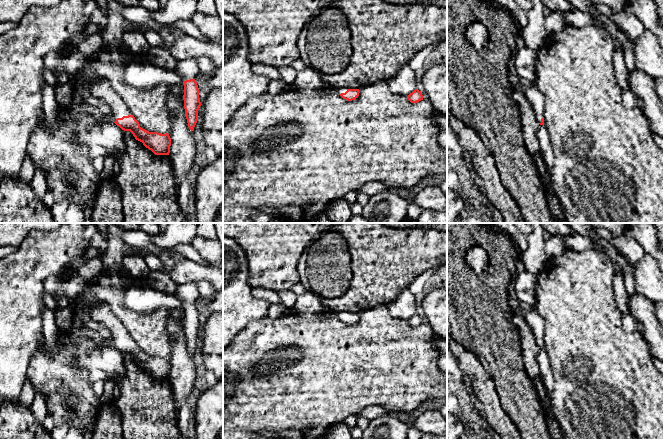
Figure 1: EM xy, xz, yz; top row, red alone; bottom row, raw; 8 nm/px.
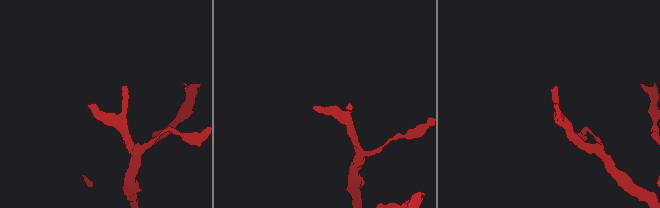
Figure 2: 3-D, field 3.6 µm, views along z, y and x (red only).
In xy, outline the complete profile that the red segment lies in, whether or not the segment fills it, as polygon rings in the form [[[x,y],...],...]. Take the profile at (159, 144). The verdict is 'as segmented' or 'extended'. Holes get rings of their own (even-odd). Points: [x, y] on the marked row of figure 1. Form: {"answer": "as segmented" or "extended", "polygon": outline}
{"answer": "extended", "polygon": [[[101,79],[91,86],[91,94],[104,100],[113,111],[114,123],[124,131],[130,131],[136,140],[151,150],[155,155],[169,155],[171,138],[168,133],[149,132],[140,127],[130,109],[113,90],[108,81]]]}

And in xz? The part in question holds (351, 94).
{"answer": "extended", "polygon": [[[341,88],[336,90],[337,94],[339,94],[343,99],[352,101],[355,100],[359,96],[359,89],[348,89]]]}

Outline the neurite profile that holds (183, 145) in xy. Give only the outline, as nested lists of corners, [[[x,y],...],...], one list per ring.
[[[182,83],[171,85],[171,91],[167,97],[171,125],[168,133],[171,138],[169,157],[178,186],[193,166],[196,153],[194,132],[188,127],[183,95],[184,85]]]

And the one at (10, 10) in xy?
[[[0,0],[0,23],[18,23],[30,7],[34,5],[51,7],[61,1],[62,0]]]

